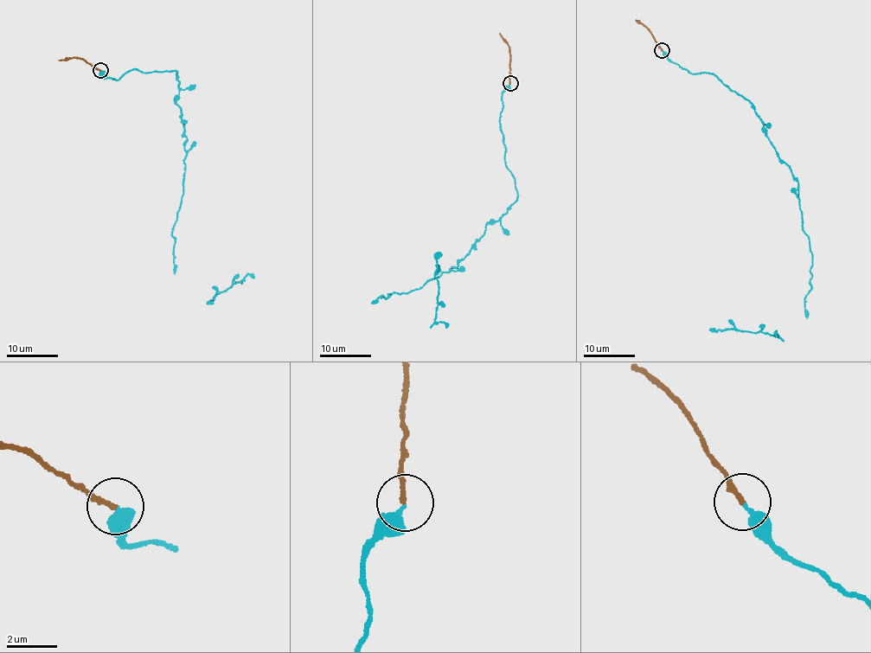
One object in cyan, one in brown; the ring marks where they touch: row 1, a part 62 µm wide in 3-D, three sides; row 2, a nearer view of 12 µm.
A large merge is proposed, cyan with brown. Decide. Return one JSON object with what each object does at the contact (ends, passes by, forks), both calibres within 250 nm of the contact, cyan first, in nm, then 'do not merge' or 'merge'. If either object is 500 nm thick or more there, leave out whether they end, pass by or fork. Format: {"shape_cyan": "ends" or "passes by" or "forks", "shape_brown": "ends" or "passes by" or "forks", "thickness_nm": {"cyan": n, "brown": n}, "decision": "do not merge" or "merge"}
{"shape_cyan": "ends", "shape_brown": "ends", "thickness_nm": {"cyan": 320, "brown": 180}, "decision": "merge"}

